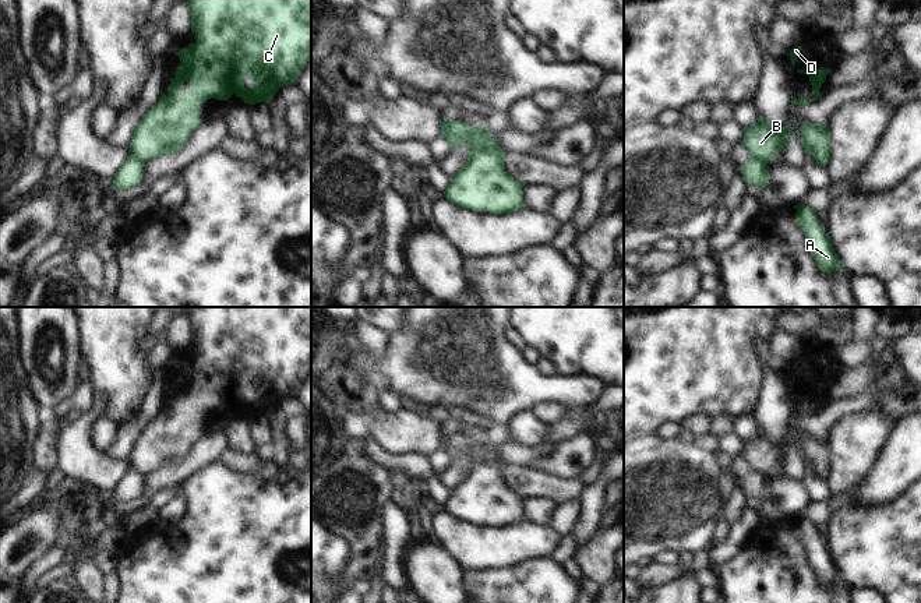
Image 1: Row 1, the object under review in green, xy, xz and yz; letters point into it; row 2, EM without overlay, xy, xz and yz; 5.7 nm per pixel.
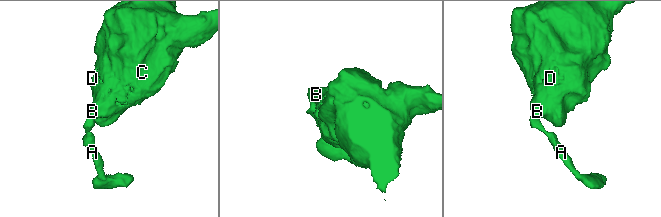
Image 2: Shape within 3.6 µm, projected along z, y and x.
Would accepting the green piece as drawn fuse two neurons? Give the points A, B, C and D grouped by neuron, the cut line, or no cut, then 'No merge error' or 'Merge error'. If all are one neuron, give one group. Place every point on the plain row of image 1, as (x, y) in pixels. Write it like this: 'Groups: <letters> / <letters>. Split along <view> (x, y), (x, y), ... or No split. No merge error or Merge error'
Groups: A / B C D. Split along yz (751, 469), (765, 478). Merge error.

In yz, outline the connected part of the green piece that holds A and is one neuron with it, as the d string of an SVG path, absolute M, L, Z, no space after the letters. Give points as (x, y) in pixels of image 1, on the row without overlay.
M797 516L793 521L797 522L795 535L804 543L809 564L819 582L822 585L832 585L839 581L846 585L833 561L830 550L828 550L821 540L816 526L804 516Z

